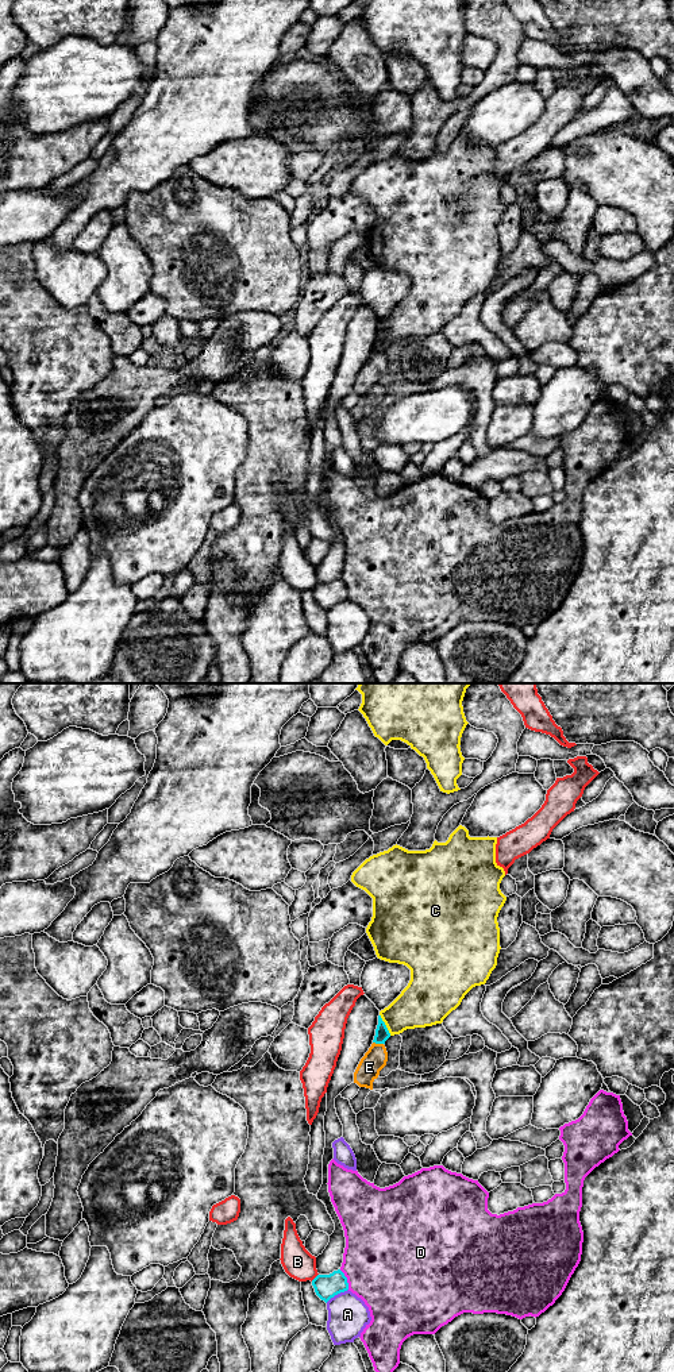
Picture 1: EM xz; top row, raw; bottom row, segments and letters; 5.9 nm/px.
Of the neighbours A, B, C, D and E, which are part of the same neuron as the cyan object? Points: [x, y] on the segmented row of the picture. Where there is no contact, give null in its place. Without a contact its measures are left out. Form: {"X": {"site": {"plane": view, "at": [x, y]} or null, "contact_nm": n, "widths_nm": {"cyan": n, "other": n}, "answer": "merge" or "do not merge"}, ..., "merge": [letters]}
{"A": {"site": {"plane": "xz", "at": [336, 1294]}, "contact_nm": 160, "widths_nm": {"cyan": 140, "other": 240}, "answer": "do not merge"}, "B": {"site": {"plane": "xz", "at": [315, 1278]}, "contact_nm": 60, "widths_nm": {"cyan": 140, "other": 180}, "answer": "do not merge"}, "C": {"site": {"plane": "xz", "at": [385, 1025]}, "contact_nm": 140, "widths_nm": {"cyan": 80, "other": 280}, "answer": "do not merge"}, "D": {"site": {"plane": "xz", "at": [346, 1279]}, "contact_nm": 130, "widths_nm": {"cyan": 140, "other": 500}, "answer": "do not merge"}, "E": {"site": {"plane": "xz", "at": [378, 1043]}, "contact_nm": 70, "widths_nm": {"cyan": 80, "other": 140}, "answer": "do not merge"}, "merge": []}

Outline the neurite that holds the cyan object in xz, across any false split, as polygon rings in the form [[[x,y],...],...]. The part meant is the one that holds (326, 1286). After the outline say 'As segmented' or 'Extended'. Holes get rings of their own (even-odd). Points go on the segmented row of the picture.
[[[338,1269],[330,1275],[317,1275],[312,1280],[316,1295],[326,1303],[335,1295],[348,1290],[347,1277]]]. As segmented

